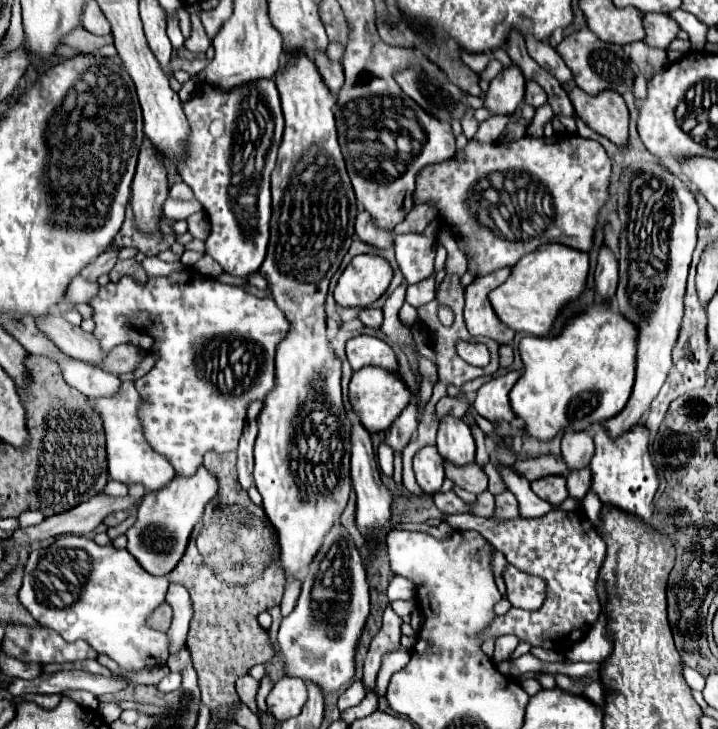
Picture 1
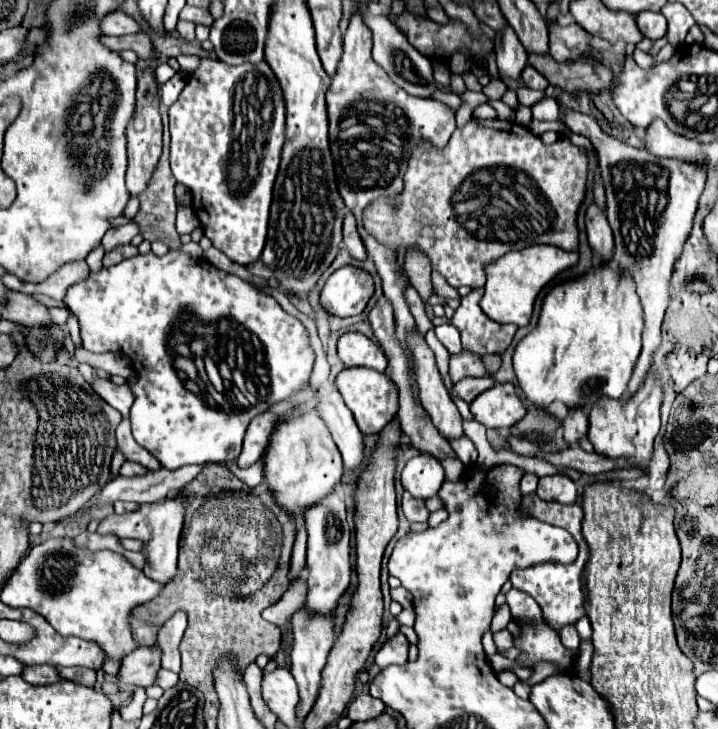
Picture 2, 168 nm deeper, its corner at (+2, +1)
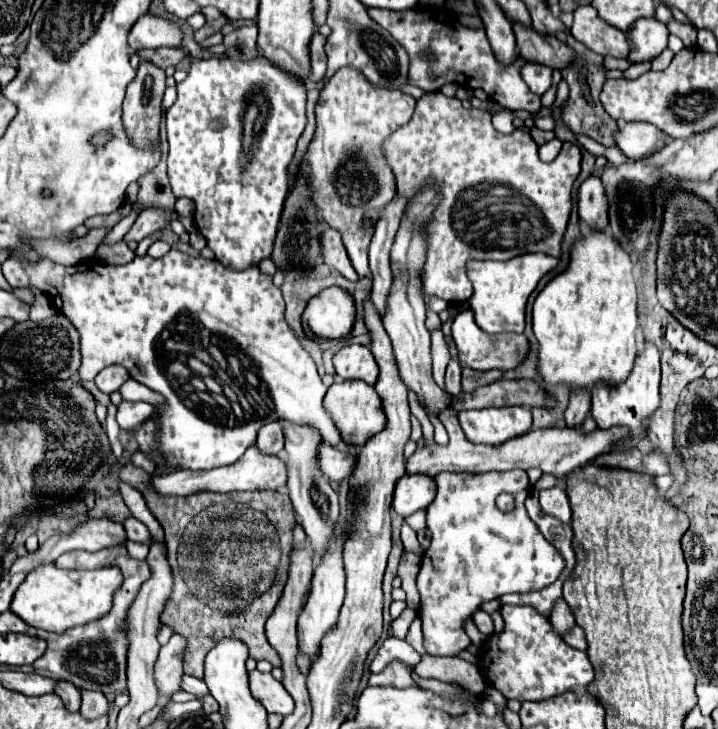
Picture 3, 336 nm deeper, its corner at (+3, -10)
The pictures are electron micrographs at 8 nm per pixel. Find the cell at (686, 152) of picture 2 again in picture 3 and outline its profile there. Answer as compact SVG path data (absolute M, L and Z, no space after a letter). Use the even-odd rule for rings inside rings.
M627 123L621 131L615 133L617 147L629 159L645 159L665 147L665 135L649 123Z

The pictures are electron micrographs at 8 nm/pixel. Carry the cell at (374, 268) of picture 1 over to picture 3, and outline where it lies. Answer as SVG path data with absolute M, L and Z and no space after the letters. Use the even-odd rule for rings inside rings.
M327 287L309 301L303 313L303 327L307 335L319 341L339 339L351 333L355 315L353 295L341 287Z

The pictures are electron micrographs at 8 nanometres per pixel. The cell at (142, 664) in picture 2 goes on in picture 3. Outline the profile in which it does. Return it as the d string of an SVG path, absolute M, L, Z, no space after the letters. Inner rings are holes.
M173 635L169 643L163 645L159 651L159 657L155 661L155 685L159 689L161 699L169 699L175 691L179 691L183 675L183 651L185 639L181 635Z

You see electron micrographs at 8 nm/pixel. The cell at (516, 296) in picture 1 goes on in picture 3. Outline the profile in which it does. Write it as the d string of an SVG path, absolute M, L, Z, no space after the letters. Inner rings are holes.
M527 253L509 261L471 261L467 263L467 275L473 283L473 295L469 305L475 313L477 325L485 333L523 333L525 329L525 305L529 295L539 285L541 277L553 271L559 265L559 259L543 253Z

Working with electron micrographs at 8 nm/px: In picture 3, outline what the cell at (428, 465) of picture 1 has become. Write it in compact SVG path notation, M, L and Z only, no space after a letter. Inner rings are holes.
M423 473L417 475L403 475L395 487L393 495L393 509L401 517L409 517L419 509L427 509L429 503L437 495L437 483L433 477L427 477Z

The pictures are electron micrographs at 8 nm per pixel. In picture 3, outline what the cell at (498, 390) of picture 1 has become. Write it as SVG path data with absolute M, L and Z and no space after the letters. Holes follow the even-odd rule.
M487 407L459 413L459 423L471 443L499 445L531 429L529 407Z

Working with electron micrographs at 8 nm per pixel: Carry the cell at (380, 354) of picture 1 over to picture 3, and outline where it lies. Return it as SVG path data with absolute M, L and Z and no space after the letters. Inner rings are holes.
M345 345L333 357L333 365L341 379L361 379L375 385L379 375L373 353L363 345Z

